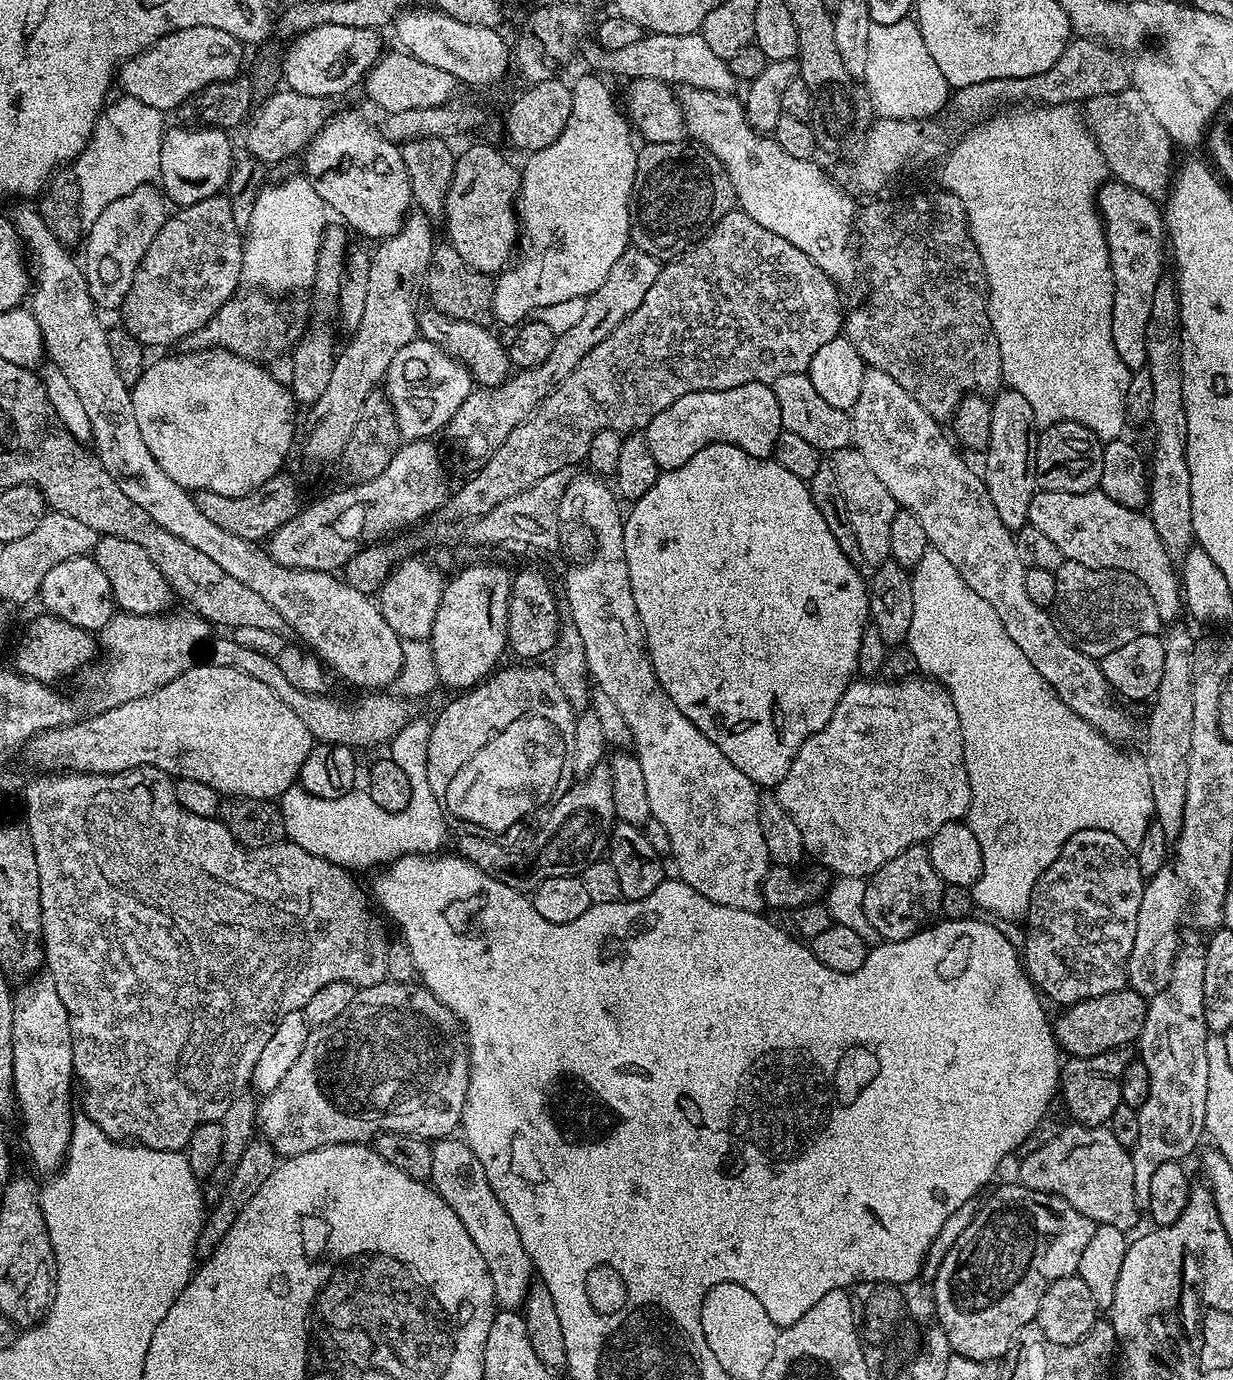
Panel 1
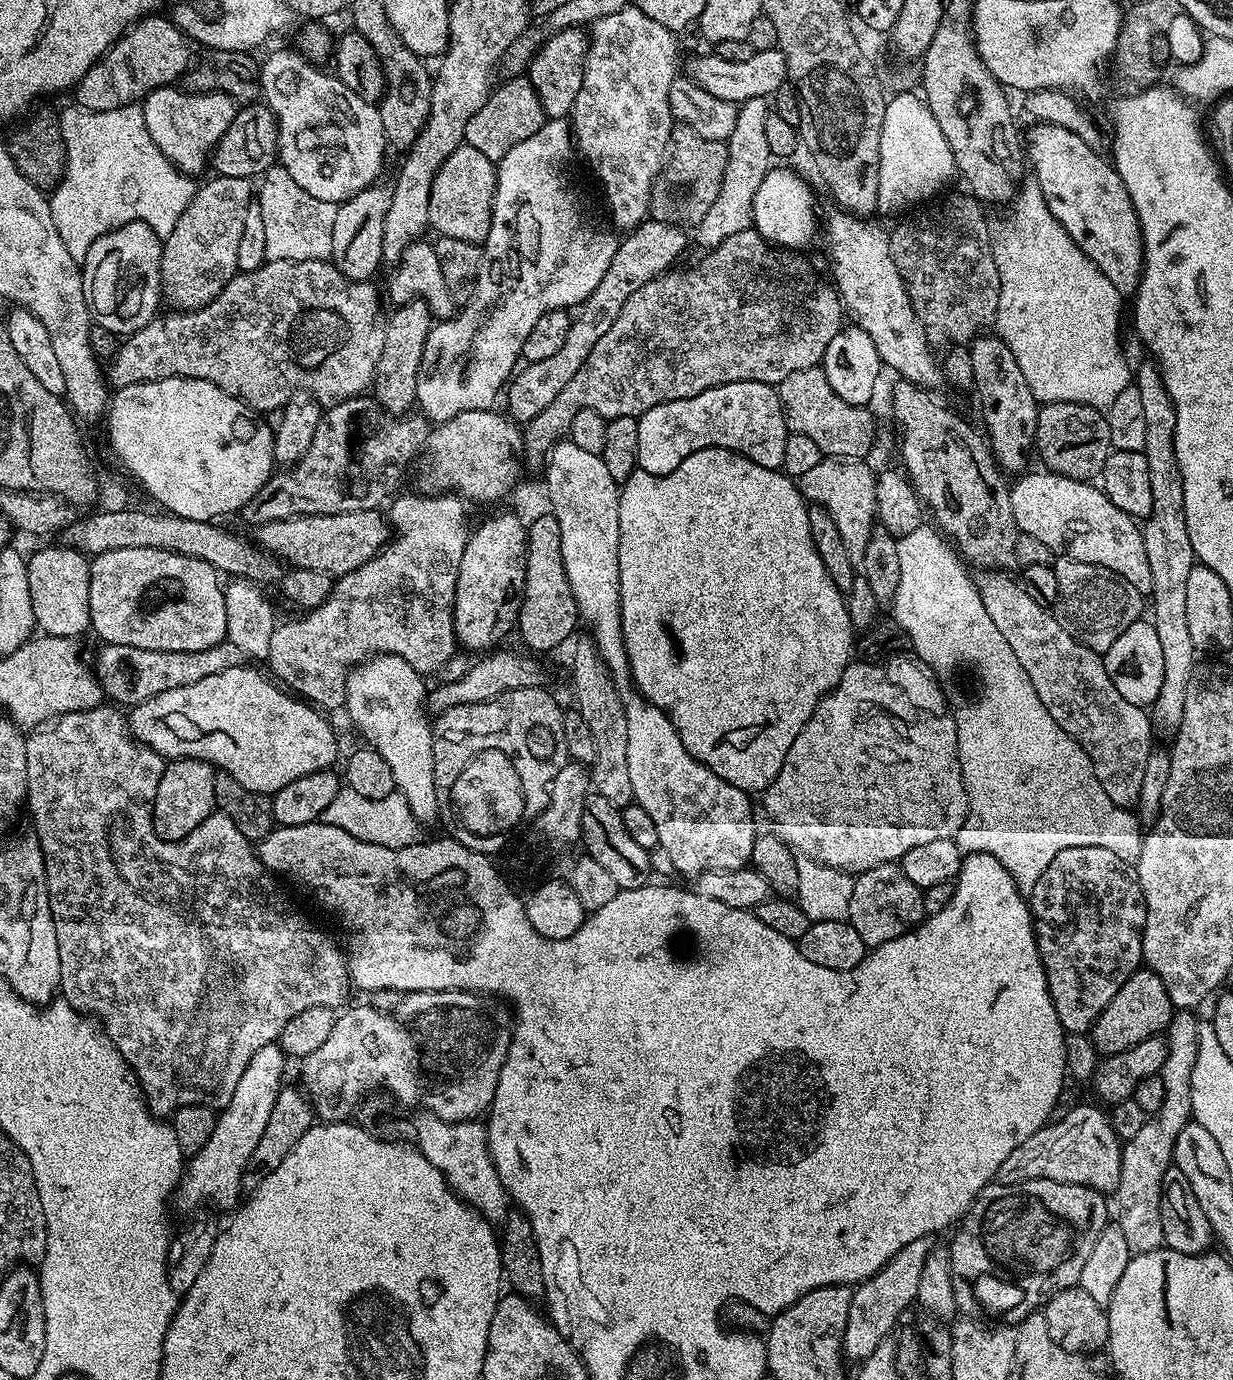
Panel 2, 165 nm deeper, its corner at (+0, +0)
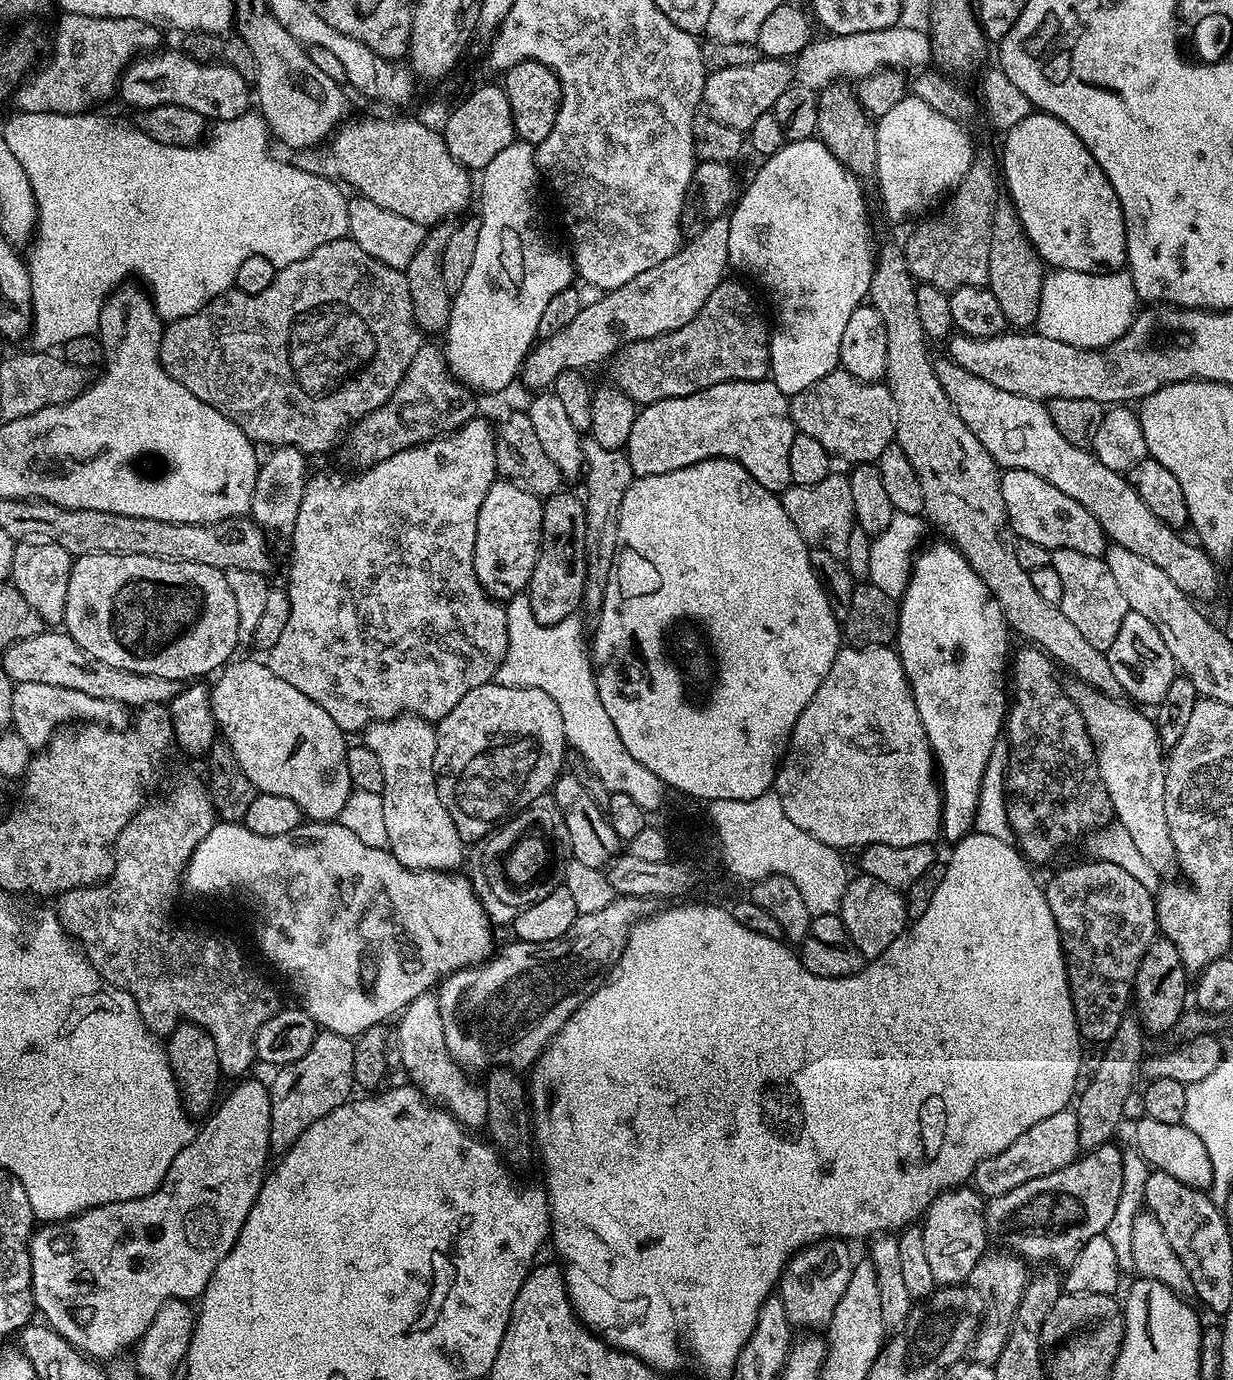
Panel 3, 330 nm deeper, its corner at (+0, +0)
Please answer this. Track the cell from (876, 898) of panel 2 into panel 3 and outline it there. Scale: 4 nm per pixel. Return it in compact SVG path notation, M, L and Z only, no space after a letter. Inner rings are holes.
M863 874L853 875L849 879L838 915L850 938L854 938L854 946L858 946L865 958L882 954L882 950L886 950L894 938L901 936L910 923L908 906L901 889L891 888L886 886L886 882L878 882L878 878Z

